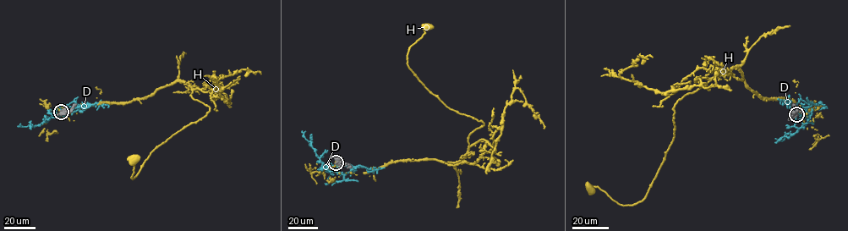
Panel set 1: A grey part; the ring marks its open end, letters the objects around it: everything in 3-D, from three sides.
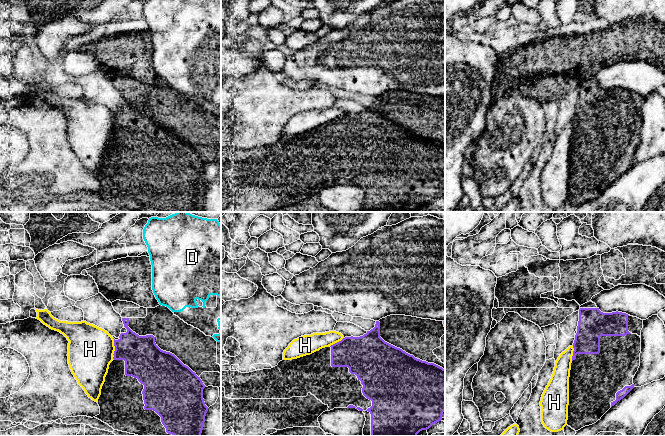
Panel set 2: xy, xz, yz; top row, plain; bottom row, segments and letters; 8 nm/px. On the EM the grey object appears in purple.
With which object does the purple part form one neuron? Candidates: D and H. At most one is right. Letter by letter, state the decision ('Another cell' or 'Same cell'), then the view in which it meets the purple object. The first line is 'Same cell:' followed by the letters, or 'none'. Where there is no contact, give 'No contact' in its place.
Same cell: none
D: Another cell. No contact
H: Another cell. Touches purple in xy

